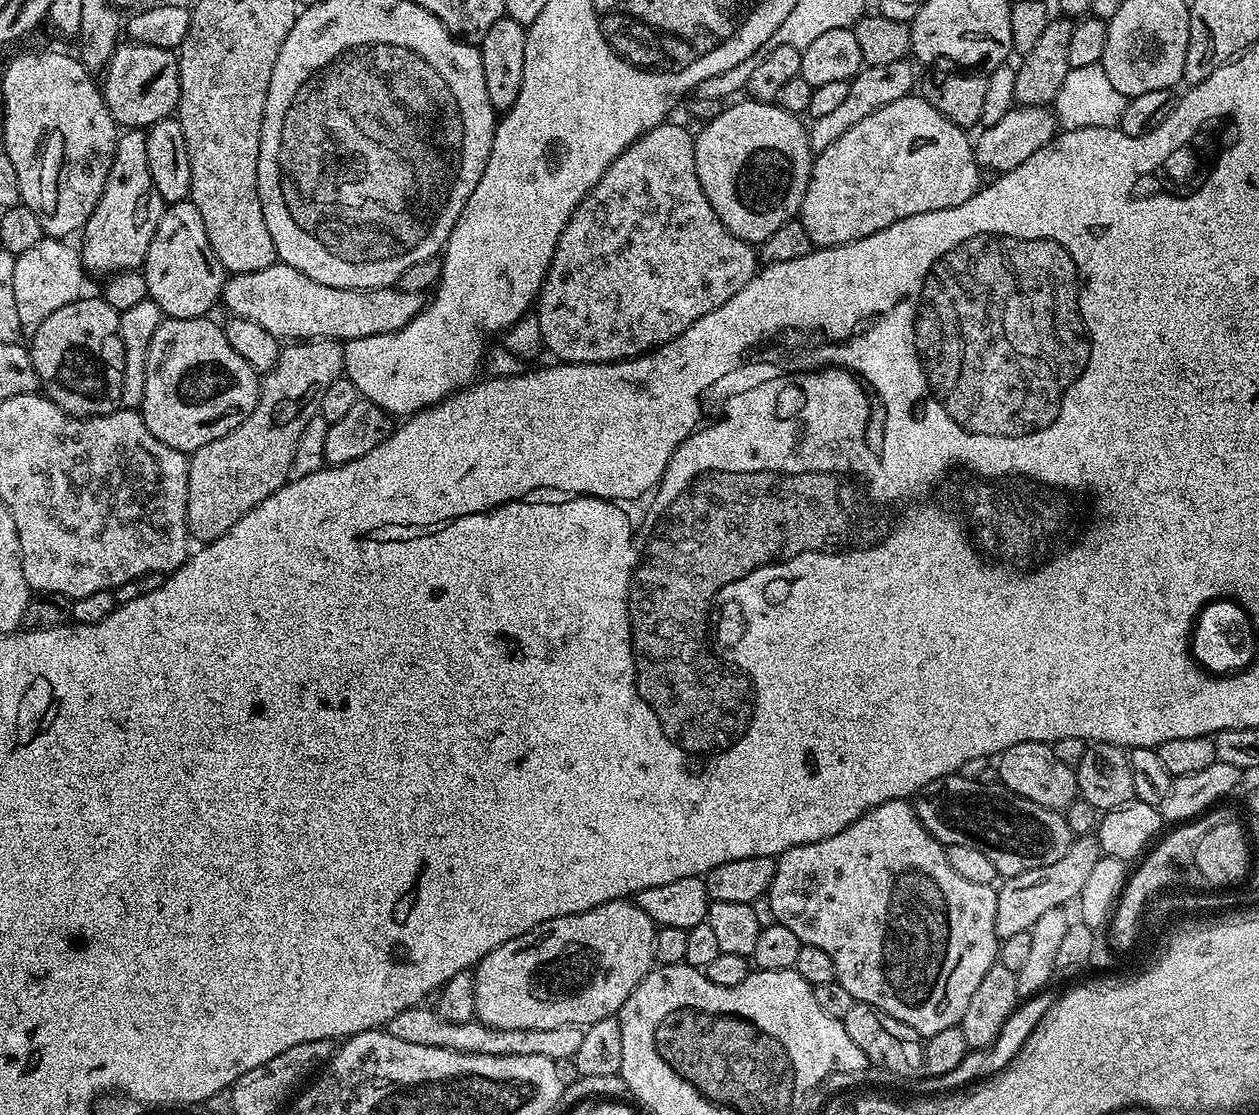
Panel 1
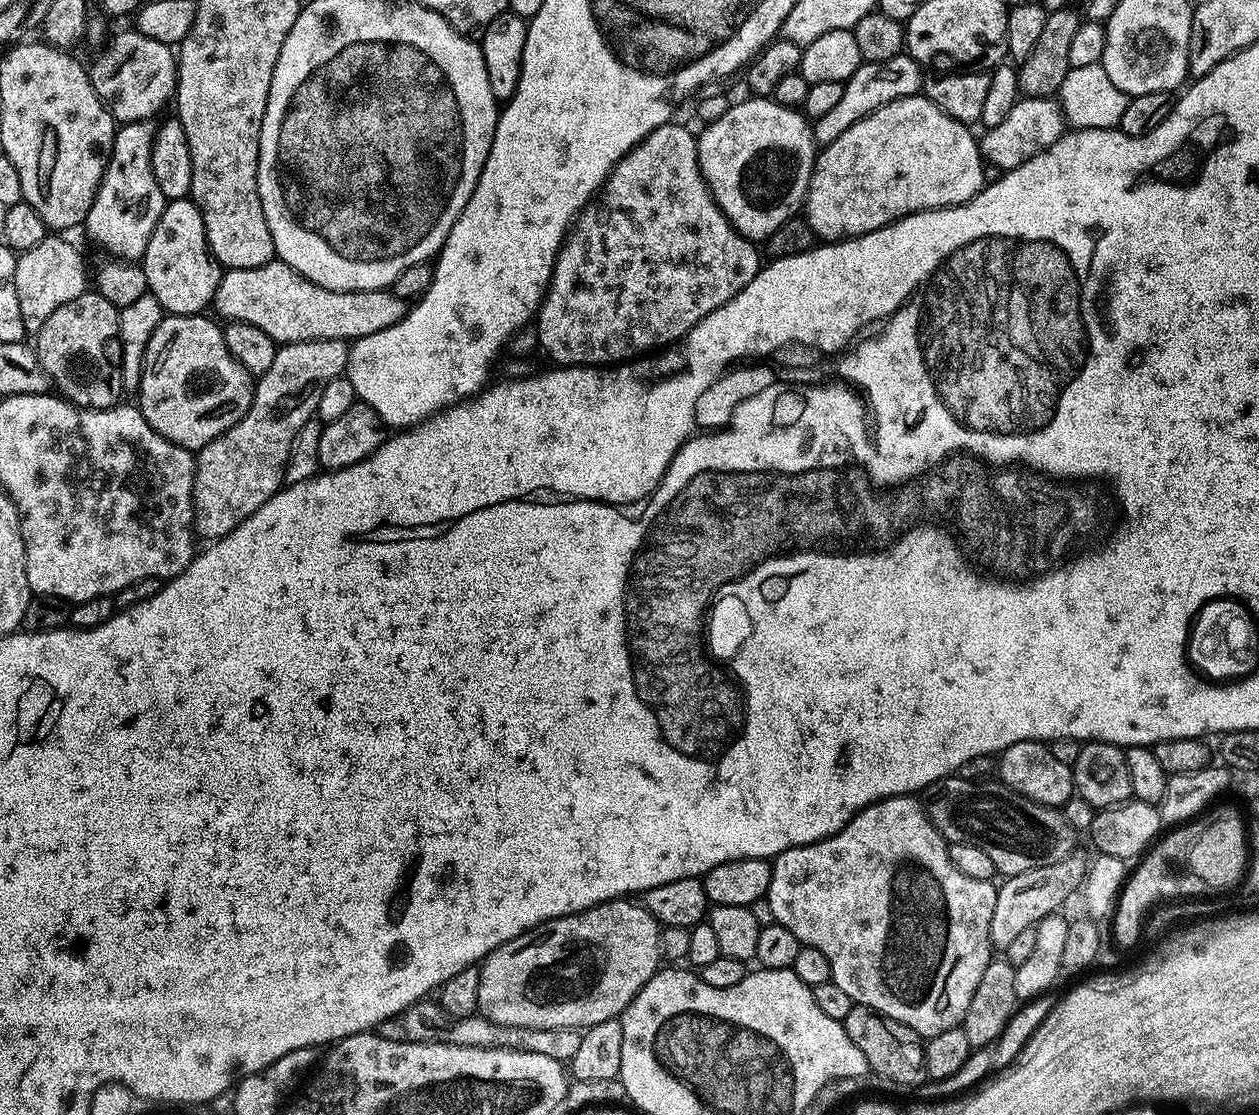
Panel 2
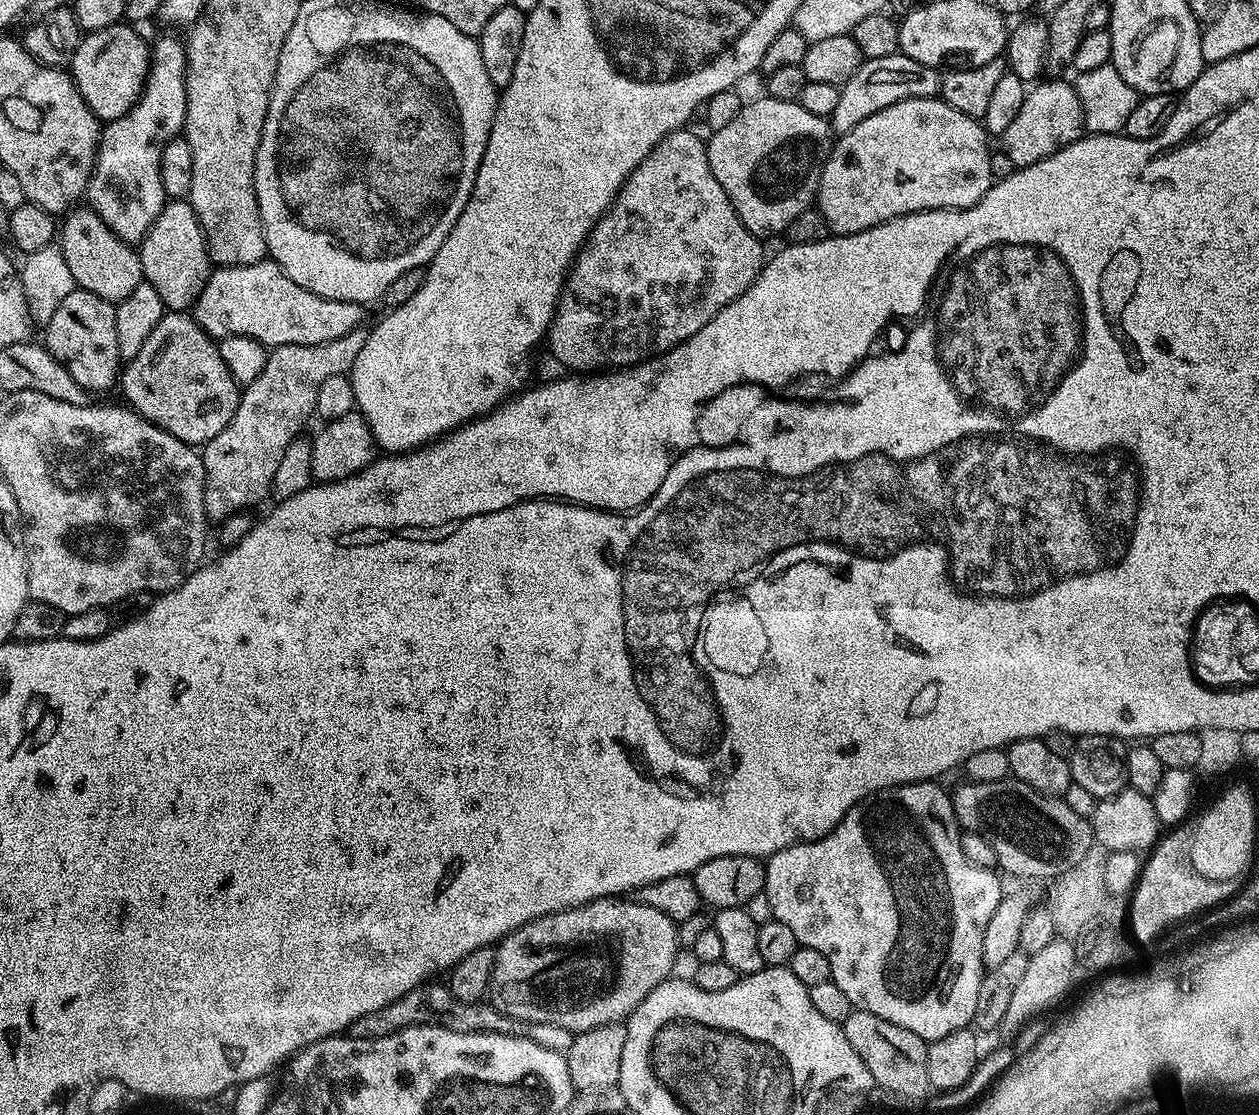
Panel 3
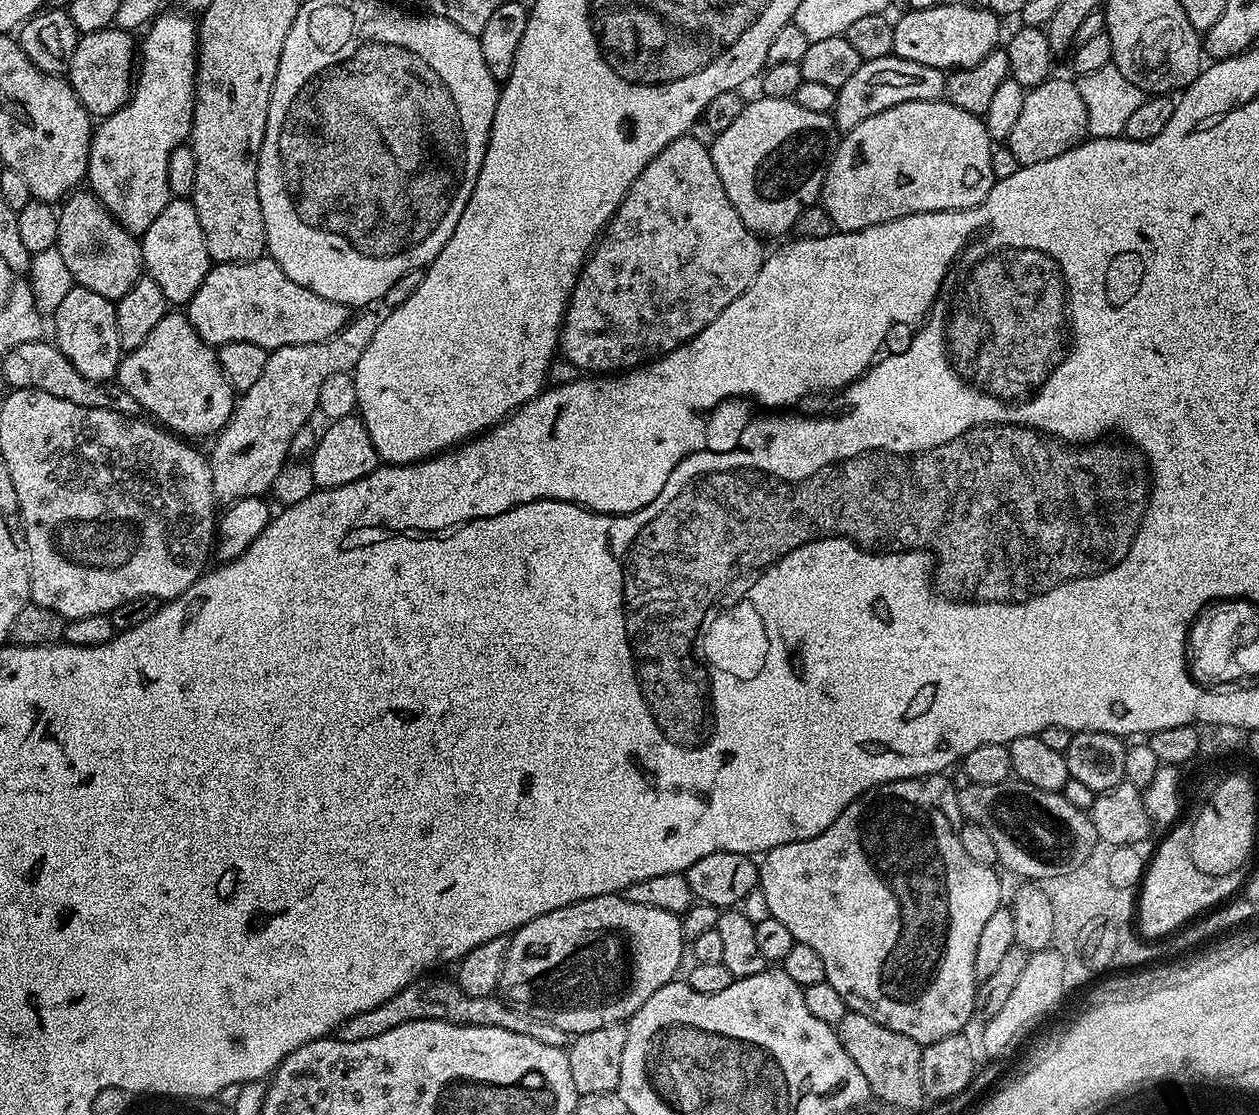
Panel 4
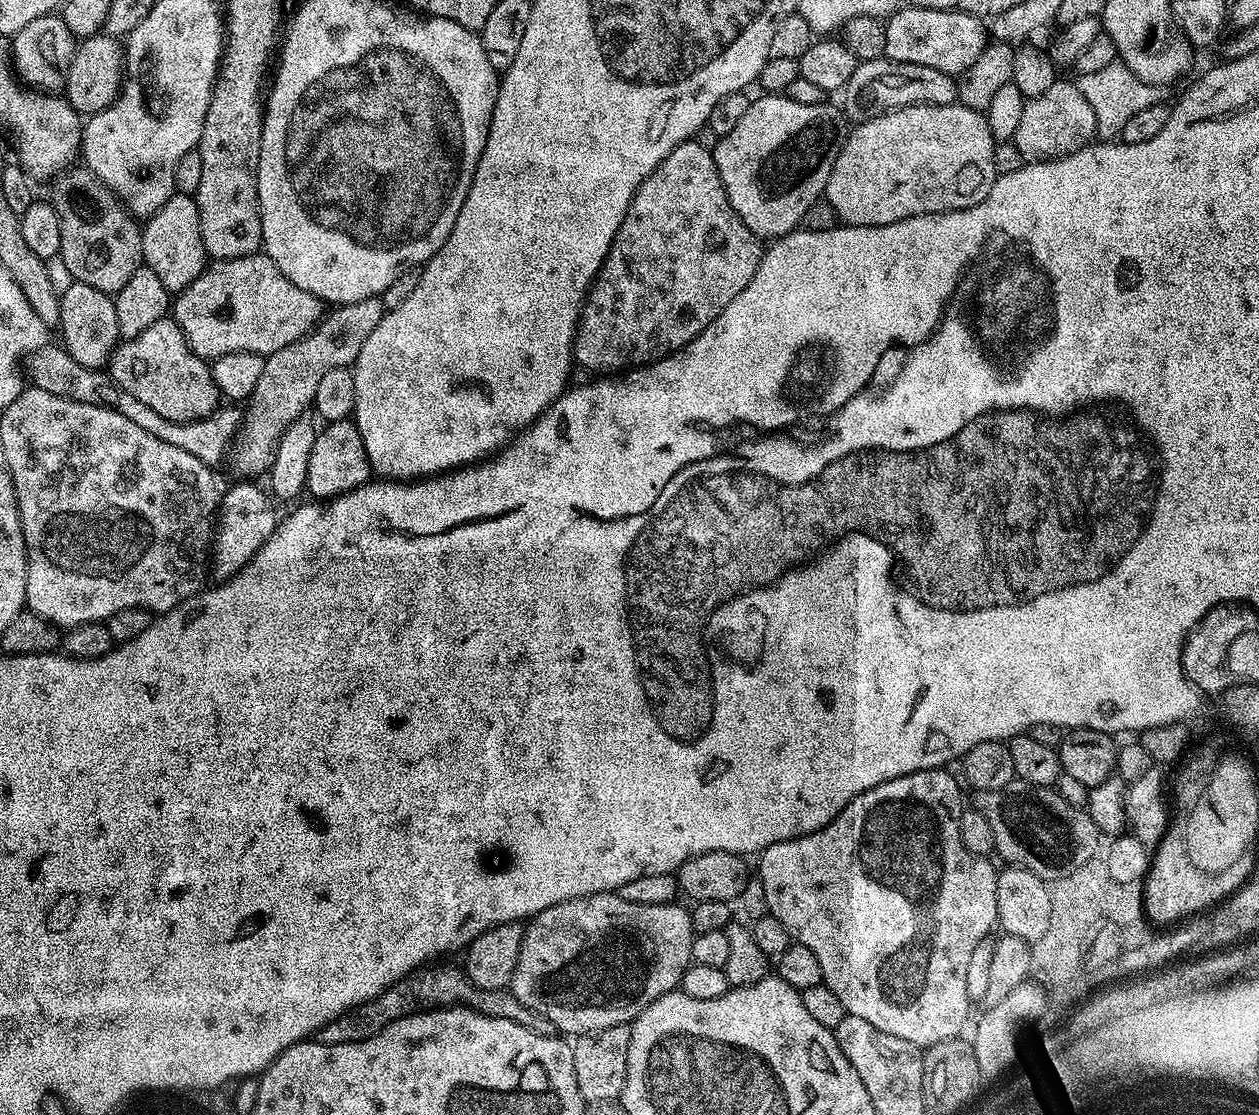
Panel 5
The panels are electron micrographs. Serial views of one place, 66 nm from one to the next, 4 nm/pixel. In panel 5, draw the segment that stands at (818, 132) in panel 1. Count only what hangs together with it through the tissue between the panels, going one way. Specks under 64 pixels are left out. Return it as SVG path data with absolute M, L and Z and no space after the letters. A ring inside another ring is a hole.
M887 58L862 60L842 89L842 111L853 125L858 125L870 118L878 118L884 112L893 112L895 108L908 108L911 104L955 104L956 82L953 73L934 70L934 66L914 66L910 62L894 62Z

